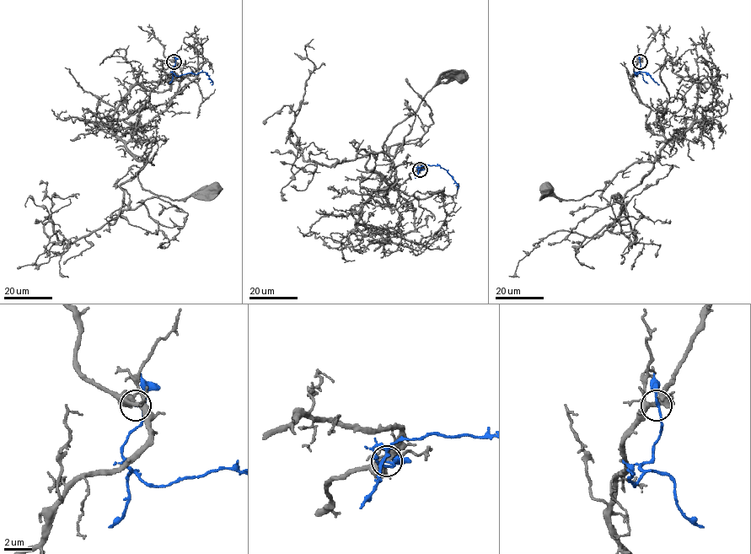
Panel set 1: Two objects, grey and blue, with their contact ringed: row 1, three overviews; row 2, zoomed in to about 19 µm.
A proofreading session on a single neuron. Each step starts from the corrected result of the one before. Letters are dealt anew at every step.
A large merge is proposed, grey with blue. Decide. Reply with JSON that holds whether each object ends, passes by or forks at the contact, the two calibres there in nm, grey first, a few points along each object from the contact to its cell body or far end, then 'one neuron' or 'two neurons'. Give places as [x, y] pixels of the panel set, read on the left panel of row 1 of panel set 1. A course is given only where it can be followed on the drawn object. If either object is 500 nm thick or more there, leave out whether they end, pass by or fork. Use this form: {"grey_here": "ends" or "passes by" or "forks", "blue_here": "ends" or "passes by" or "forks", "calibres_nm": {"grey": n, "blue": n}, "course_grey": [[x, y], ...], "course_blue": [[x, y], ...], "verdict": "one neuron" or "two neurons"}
{"grey_here": "forks", "blue_here": "passes by", "calibres_nm": {"grey": 320, "blue": 130}, "course_grey": [[174, 61], [126, 147], [151, 163], [136, 174], [145, 190], [171, 200], [215, 190]], "course_blue": [[174, 61], [171, 71], [176, 76], [206, 72], [212, 81], [211, 84]], "verdict": "two neurons"}

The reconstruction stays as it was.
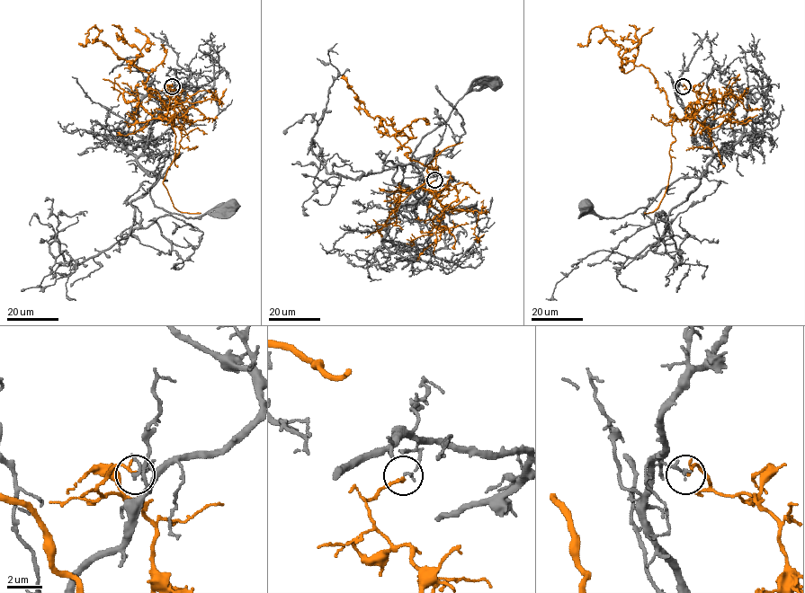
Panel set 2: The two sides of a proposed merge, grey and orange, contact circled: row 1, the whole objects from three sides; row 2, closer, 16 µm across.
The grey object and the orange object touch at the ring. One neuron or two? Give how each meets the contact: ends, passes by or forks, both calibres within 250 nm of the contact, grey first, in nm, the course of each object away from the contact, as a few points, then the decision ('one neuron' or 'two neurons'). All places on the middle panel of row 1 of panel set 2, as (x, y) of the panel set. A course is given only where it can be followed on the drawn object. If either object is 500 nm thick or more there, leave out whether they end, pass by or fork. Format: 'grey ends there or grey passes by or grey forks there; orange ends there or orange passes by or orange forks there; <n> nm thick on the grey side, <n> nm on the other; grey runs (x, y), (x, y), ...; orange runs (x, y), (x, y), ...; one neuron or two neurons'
grey ends there; orange passes by; 150 nm thick on the grey side, 110 nm on the other; grey runs (434, 180), (415, 194), (410, 189), (400, 210), (426, 195), (410, 159), (419, 141), (473, 86), (494, 83); orange runs (434, 180), (437, 199), (422, 184), (429, 167), (405, 154), (410, 149), (380, 116), (360, 109), (343, 75); two neurons

